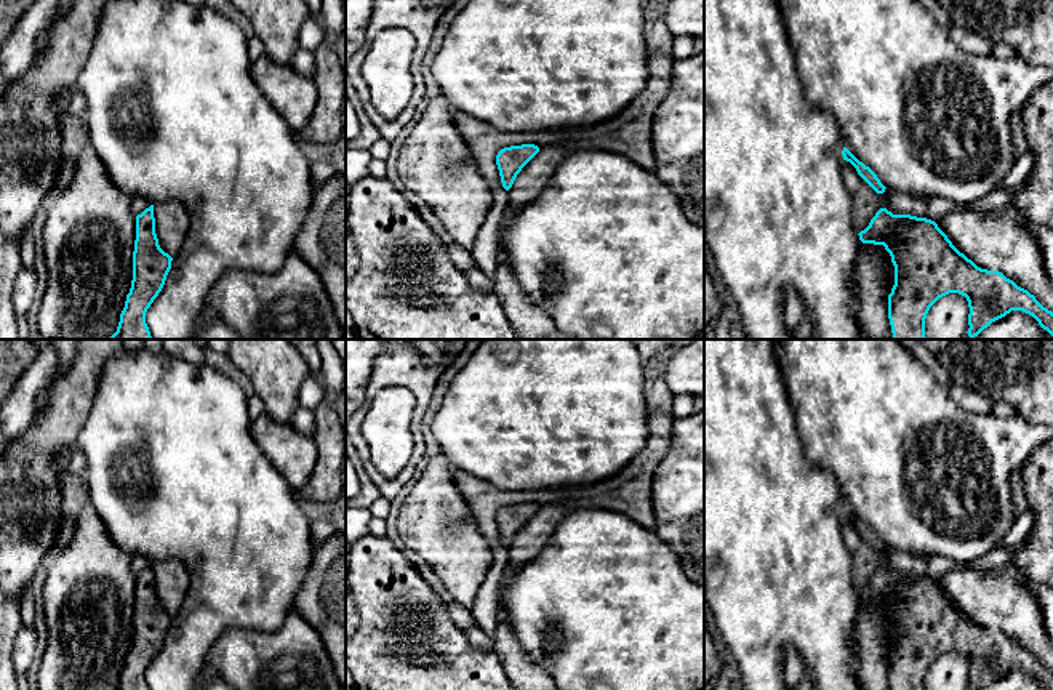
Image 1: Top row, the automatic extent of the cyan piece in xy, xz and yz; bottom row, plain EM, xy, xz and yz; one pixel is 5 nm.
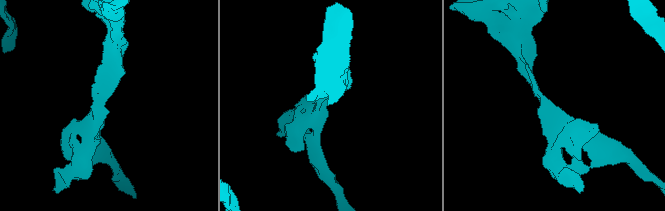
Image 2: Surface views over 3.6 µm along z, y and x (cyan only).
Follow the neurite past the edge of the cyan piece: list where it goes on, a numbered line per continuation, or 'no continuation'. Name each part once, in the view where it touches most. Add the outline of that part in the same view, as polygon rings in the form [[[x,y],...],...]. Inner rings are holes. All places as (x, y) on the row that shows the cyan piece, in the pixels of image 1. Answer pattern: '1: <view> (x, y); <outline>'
no continuation

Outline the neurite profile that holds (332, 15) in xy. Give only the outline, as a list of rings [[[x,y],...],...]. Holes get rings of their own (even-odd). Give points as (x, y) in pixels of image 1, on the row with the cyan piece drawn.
[[[322,0],[322,24],[333,34],[346,34],[346,13],[341,0]]]

